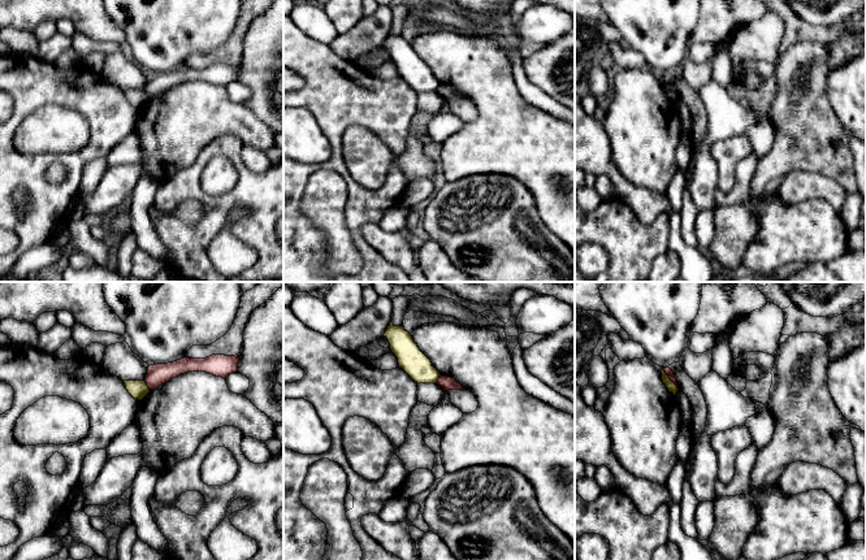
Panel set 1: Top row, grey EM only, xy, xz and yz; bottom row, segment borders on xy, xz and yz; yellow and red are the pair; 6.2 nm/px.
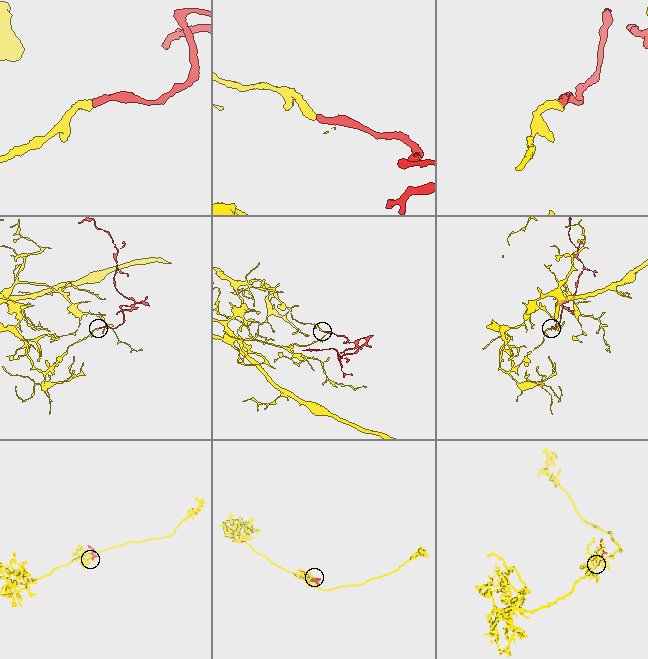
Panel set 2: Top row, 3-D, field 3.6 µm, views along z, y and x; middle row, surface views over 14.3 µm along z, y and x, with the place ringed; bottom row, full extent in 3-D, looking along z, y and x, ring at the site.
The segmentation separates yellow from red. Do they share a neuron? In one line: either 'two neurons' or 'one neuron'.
two neurons

